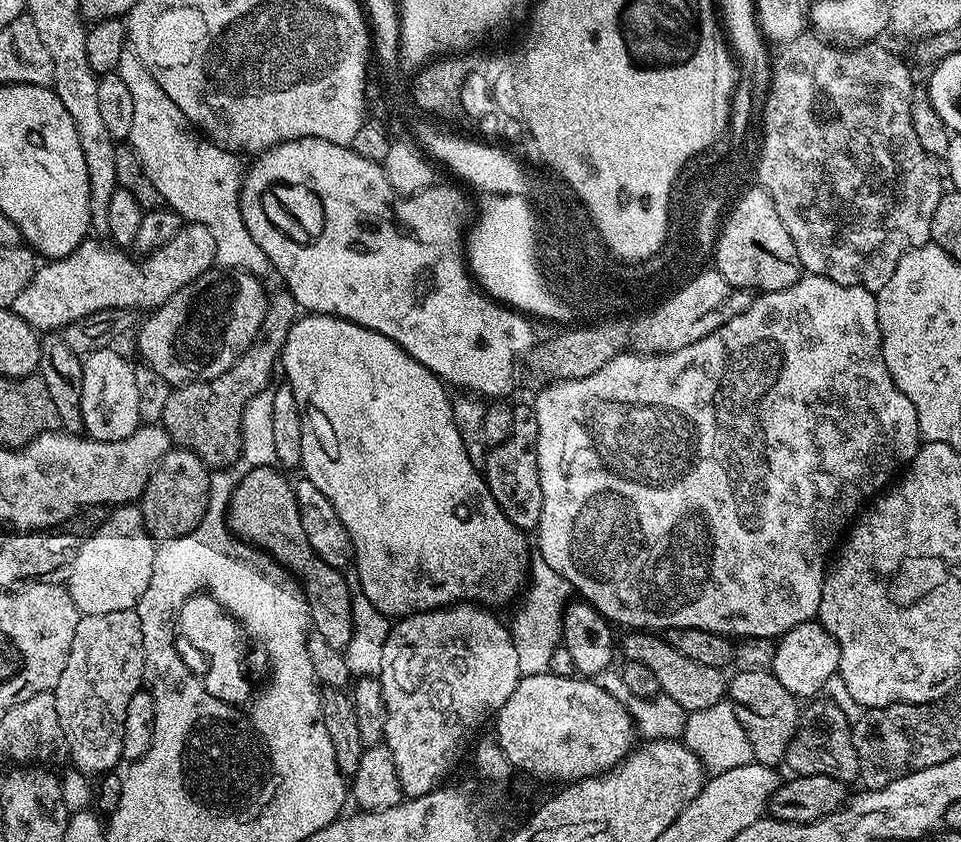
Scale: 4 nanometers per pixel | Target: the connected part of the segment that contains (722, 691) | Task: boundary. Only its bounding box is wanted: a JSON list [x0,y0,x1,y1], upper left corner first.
[618,630,726,713]

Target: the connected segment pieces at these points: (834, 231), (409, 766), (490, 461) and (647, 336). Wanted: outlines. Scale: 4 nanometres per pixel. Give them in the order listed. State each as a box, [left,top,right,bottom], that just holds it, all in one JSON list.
[[758,34,942,293],[378,602,521,798],[482,407,542,530],[634,270,754,354]]

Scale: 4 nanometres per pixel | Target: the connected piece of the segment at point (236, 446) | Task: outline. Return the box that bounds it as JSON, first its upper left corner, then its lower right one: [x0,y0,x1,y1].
[162,290,297,469]

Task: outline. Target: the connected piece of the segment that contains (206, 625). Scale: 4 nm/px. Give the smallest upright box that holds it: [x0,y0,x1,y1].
[177,593,249,700]

